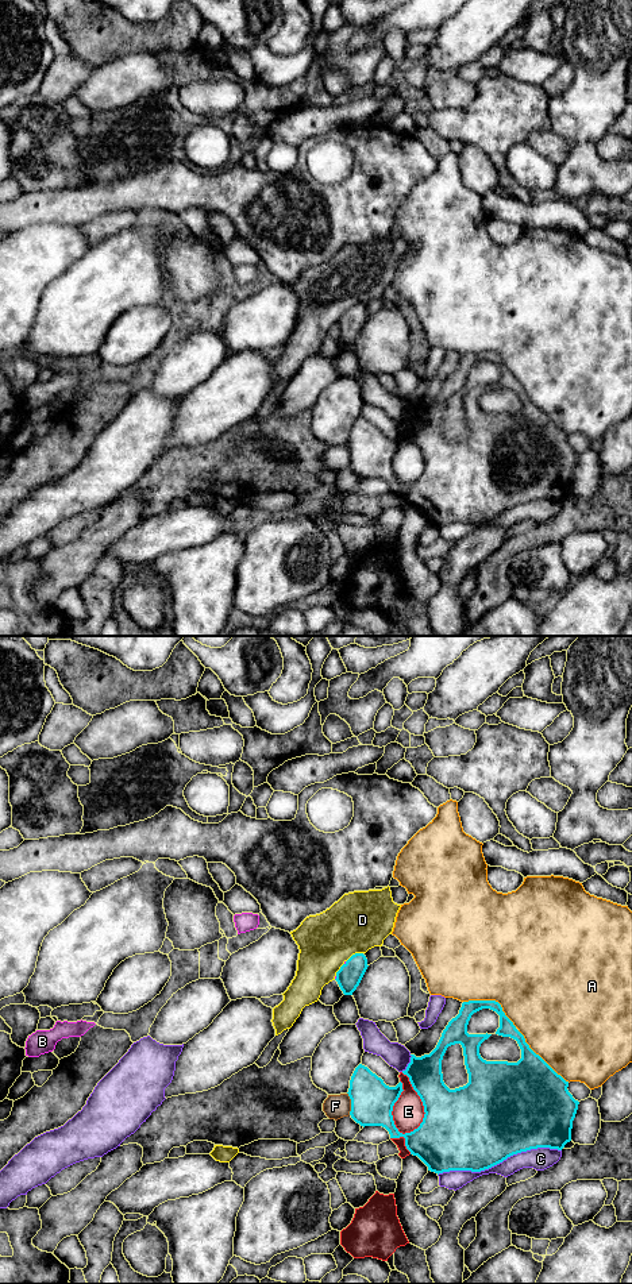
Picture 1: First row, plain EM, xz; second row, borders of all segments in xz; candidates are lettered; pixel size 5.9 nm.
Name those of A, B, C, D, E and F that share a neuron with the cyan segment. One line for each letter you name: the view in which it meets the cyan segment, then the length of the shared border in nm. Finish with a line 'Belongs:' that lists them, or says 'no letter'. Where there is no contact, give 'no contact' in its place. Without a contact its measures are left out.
B: meets cyan in xz; contact 30 nm long
Belongs: B

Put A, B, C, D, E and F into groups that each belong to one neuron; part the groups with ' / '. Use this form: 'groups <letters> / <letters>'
groups A / B / C / D / E / F

